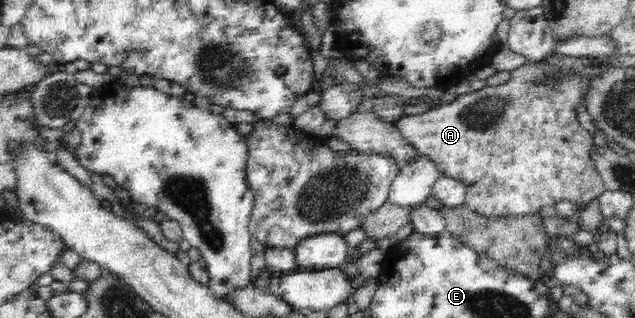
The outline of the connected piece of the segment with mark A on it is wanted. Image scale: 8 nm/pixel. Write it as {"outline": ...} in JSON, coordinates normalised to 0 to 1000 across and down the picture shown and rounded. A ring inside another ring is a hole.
{"outline":[[[868,167],[854,192],[847,198],[836,198],[830,189],[820,211],[803,223],[802,248],[789,267],[764,270],[754,283],[745,283],[742,292],[726,296],[715,318],[701,327],[687,327],[687,333],[677,333],[676,346],[668,355],[652,365],[631,368],[622,381],[631,431],[638,440],[638,450],[650,456],[657,475],[676,497],[693,538],[696,550],[710,557],[728,569],[734,591],[734,632],[731,648],[742,657],[746,670],[762,682],[813,682],[827,679],[835,673],[849,673],[854,657],[863,648],[874,648],[880,632],[899,632],[909,638],[915,657],[924,651],[931,632],[946,619],[946,607],[953,607],[953,575],[946,563],[940,528],[934,525],[934,503],[931,503],[931,462],[934,462],[934,428],[921,409],[912,374],[909,371],[909,349],[906,336],[921,321],[924,286],[928,286],[928,248],[931,242],[940,242],[942,233],[950,230],[953,217],[959,217],[959,198],[953,198],[953,182],[948,186],[950,201],[940,204],[935,179],[896,179],[883,170]]]}

